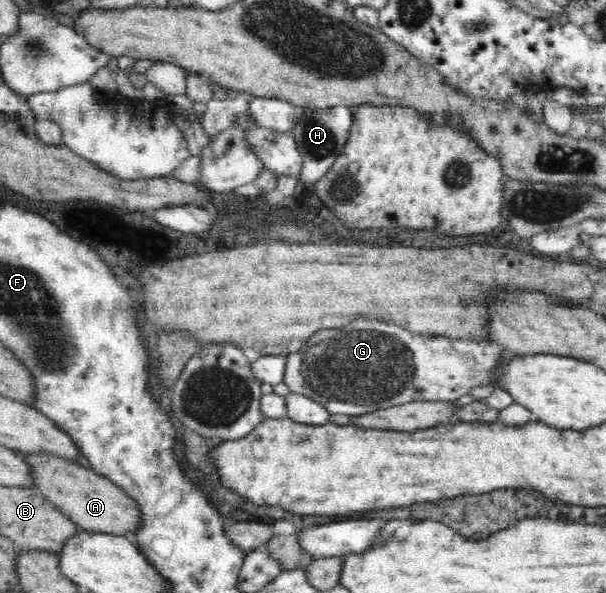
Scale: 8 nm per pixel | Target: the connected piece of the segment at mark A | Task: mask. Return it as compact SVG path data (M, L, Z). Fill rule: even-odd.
M35 453L26 457L35 490L80 529L132 537L140 528L142 515L139 506L109 478L94 473L88 465L68 461L51 453Z

